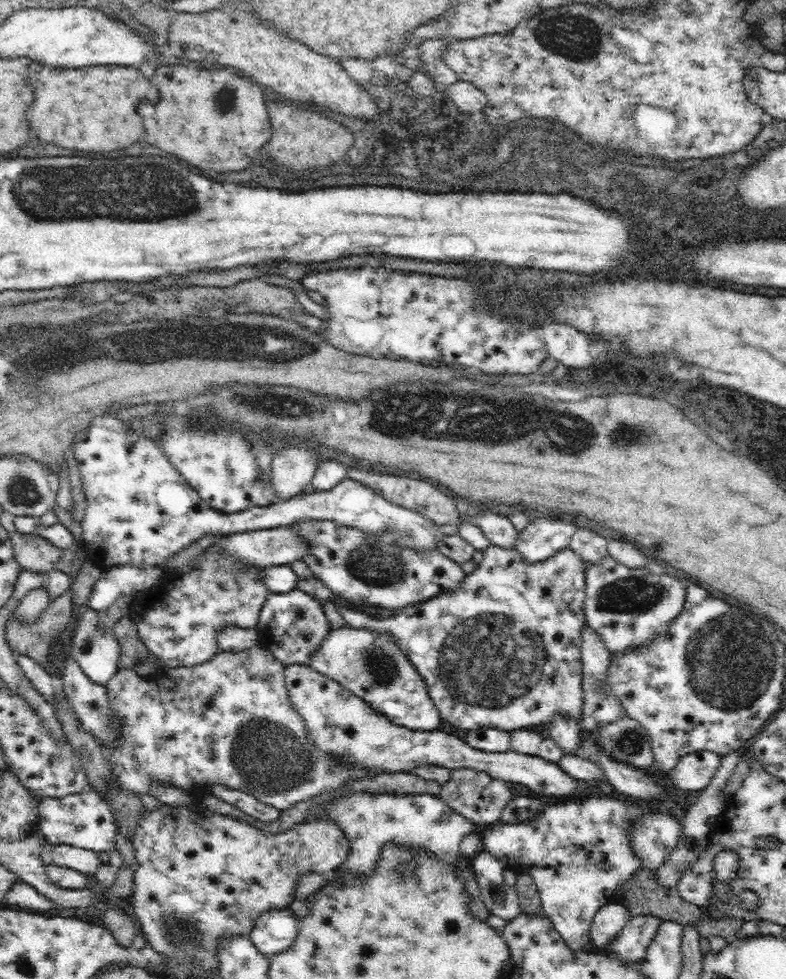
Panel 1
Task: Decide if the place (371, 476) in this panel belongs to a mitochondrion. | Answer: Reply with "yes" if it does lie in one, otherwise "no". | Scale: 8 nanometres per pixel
no

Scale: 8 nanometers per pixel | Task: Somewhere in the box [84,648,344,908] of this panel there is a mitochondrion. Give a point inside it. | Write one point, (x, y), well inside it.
(268, 759)

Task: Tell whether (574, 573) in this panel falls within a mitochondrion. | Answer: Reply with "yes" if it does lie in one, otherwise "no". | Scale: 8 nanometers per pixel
no

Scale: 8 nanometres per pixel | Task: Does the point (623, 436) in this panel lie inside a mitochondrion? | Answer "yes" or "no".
yes

